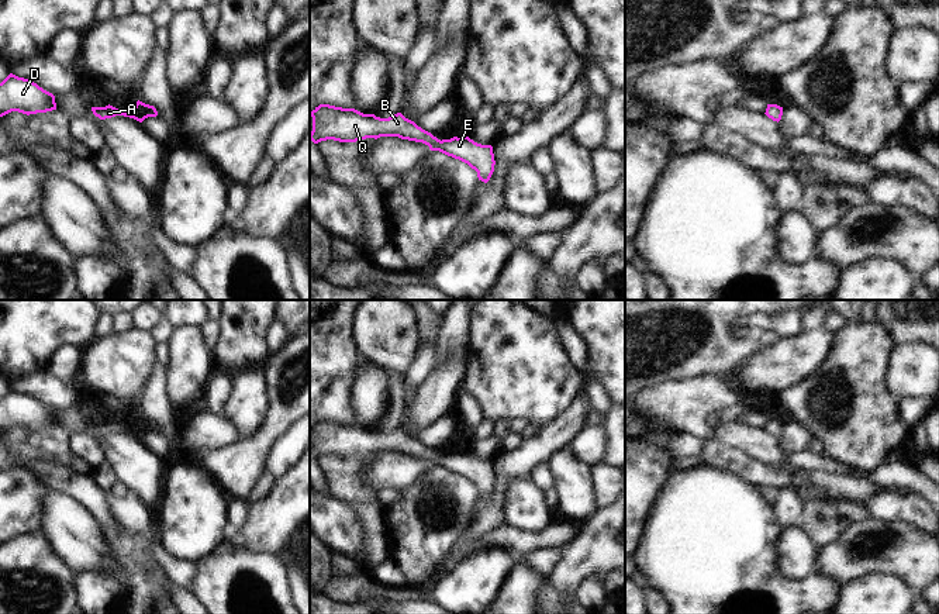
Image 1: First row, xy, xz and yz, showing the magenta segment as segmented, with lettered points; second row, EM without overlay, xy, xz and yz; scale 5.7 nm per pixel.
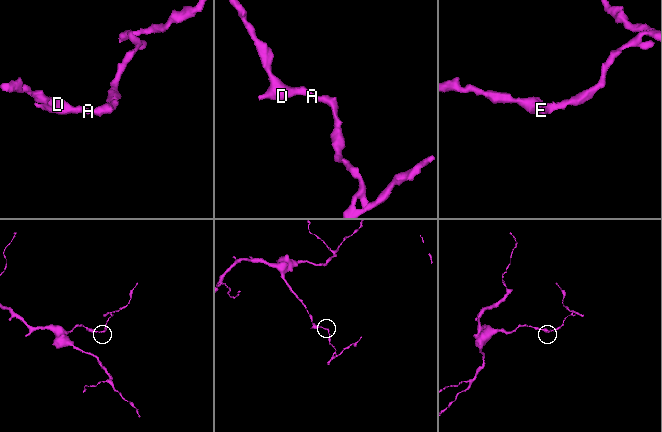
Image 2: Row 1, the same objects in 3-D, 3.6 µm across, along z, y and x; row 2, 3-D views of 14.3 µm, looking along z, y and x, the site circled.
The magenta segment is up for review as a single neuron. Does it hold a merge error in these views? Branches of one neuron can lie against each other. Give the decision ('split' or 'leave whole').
leave whole

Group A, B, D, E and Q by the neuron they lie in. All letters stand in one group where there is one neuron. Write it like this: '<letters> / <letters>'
A B D E Q

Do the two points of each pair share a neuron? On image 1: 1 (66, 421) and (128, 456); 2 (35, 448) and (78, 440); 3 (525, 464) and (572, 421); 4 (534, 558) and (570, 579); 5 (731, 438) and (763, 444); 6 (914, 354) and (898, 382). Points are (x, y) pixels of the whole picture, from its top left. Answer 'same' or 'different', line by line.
1: same
2: different
3: same
4: different
5: same
6: same

